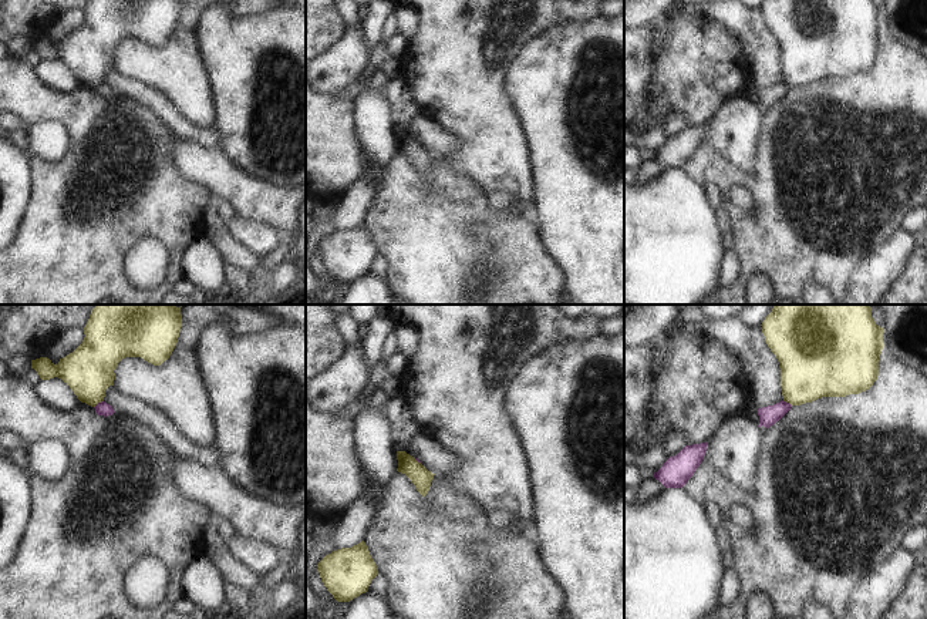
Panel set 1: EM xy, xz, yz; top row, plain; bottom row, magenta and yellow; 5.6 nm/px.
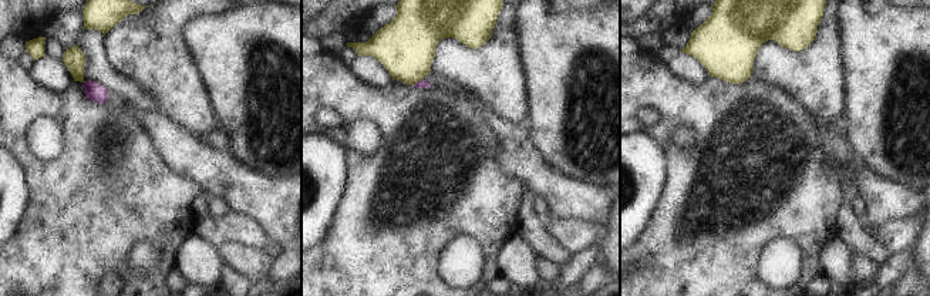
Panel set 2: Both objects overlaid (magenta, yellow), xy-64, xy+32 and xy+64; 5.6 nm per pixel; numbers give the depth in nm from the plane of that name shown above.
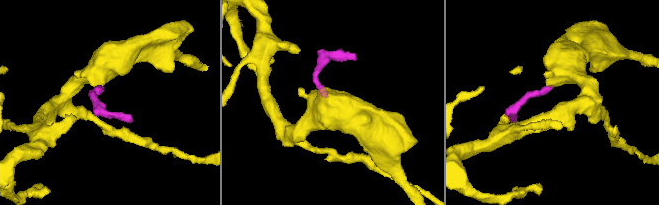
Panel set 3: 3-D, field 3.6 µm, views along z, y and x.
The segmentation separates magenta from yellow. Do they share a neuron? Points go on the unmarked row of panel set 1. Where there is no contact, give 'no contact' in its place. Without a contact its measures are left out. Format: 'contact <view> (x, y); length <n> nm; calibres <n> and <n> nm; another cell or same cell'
contact xy (98, 84); length 70 nm; calibres 80 and 280 nm; another cell

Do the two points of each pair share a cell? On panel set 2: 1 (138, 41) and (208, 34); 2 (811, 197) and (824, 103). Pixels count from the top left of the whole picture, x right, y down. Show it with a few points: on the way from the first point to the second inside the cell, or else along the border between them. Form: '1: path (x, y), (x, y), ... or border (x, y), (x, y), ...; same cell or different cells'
1: border (208, 14), (184, 27), (198, 67); different cells
2: border (788, 93), (812, 115); different cells

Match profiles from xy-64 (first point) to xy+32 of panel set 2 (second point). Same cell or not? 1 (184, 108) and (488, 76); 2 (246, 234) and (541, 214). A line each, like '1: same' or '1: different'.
1: same
2: different

